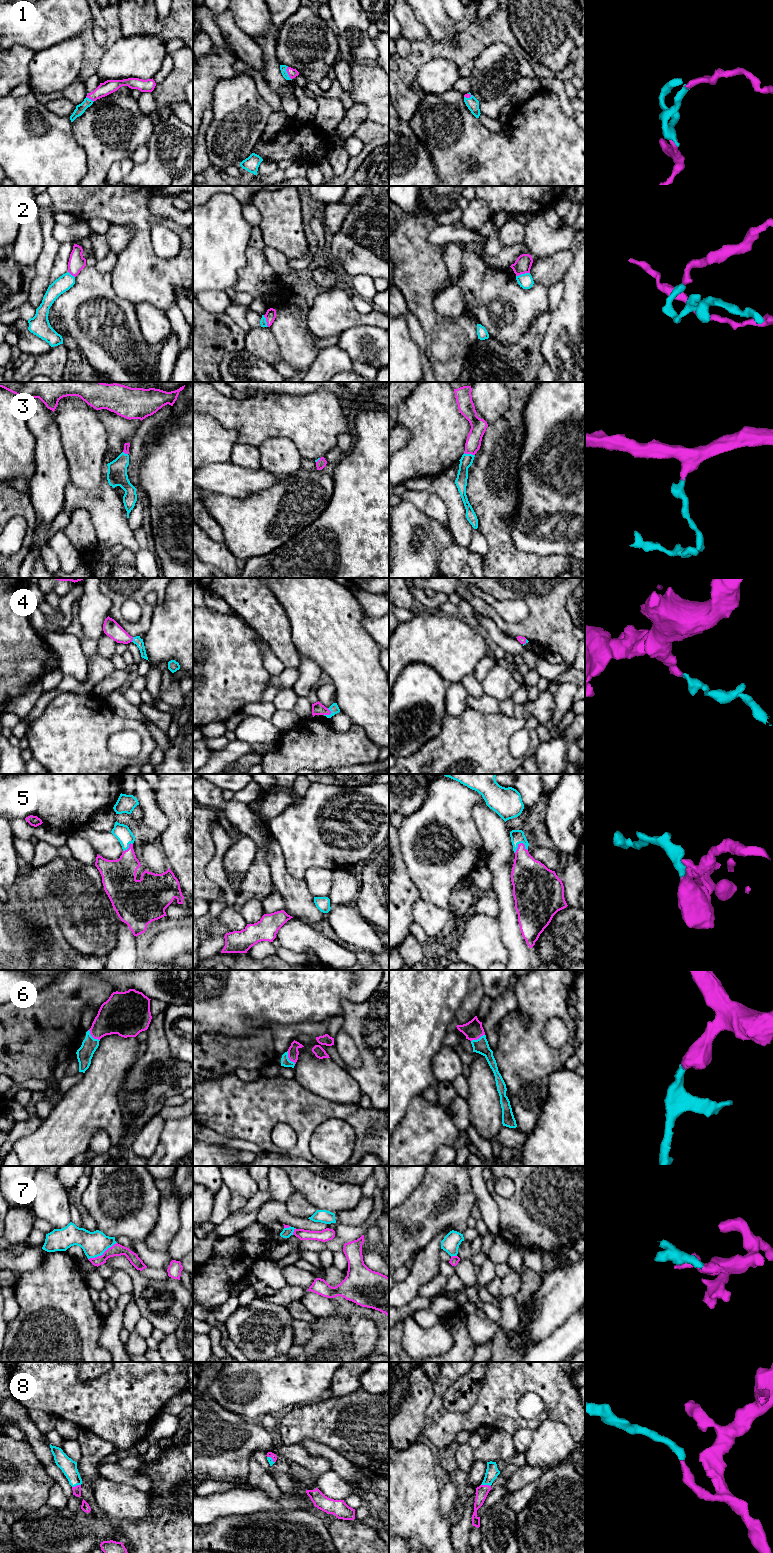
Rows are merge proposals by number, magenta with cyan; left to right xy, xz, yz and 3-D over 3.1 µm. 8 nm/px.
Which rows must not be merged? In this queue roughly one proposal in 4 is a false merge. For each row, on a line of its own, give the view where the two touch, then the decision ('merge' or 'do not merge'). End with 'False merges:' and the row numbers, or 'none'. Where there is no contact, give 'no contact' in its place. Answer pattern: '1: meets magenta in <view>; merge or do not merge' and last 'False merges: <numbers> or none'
1: meets magenta in xz; merge
2: meets magenta in yz; do not merge
3: meets magenta in yz; merge
4: meets magenta in xz; merge
5: meets magenta in yz; merge
6: meets magenta in xz; merge
7: meets magenta in xy; do not merge
8: meets magenta in yz; merge
False merges: 2, 7

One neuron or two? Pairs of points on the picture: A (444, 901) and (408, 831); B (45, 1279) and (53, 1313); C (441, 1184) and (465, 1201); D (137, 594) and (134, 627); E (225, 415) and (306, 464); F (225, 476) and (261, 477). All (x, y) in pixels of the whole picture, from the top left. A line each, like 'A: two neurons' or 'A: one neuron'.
A: one neuron
B: one neuron
C: one neuron
D: one neuron
E: two neurons
F: one neuron

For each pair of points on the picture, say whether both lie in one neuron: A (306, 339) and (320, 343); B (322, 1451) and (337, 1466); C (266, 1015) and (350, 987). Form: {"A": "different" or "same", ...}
{"A": "different", "B": "same", "C": "same"}

